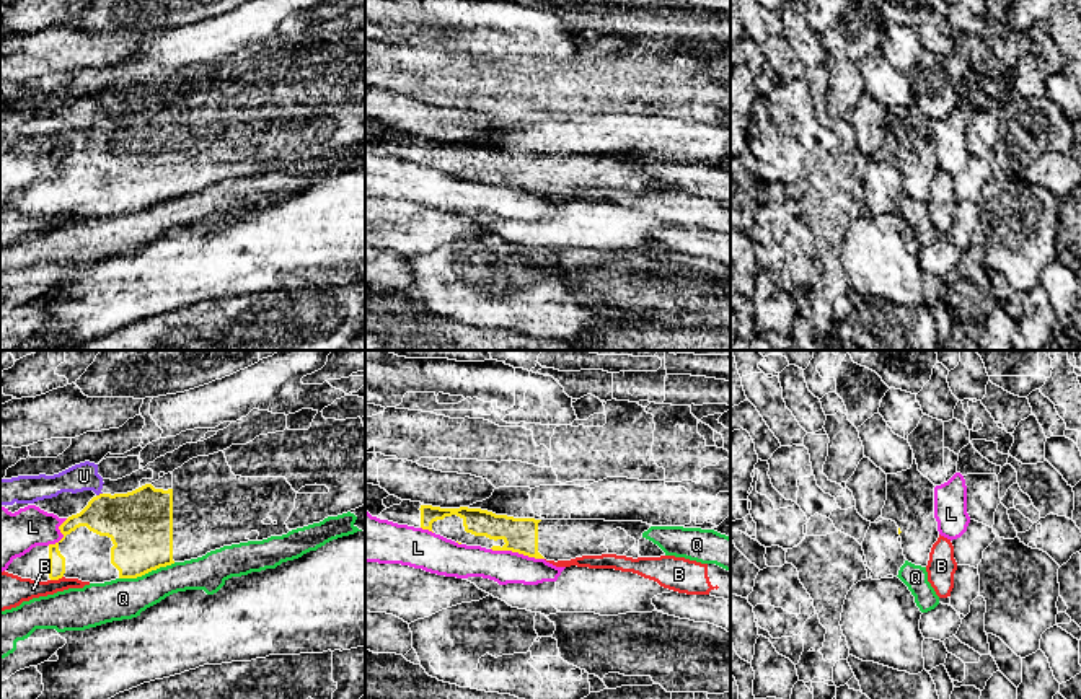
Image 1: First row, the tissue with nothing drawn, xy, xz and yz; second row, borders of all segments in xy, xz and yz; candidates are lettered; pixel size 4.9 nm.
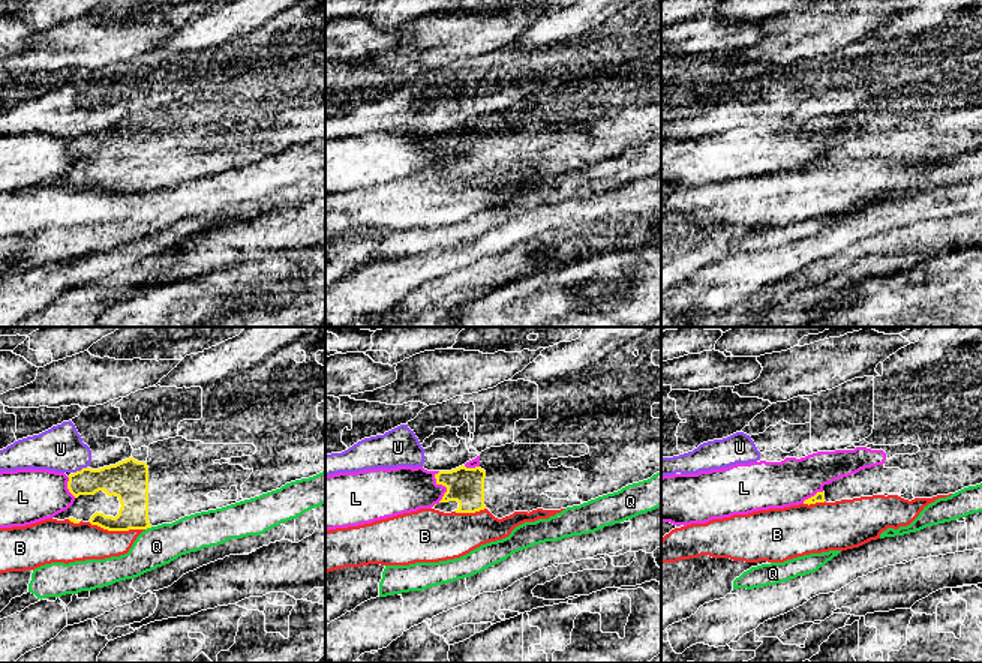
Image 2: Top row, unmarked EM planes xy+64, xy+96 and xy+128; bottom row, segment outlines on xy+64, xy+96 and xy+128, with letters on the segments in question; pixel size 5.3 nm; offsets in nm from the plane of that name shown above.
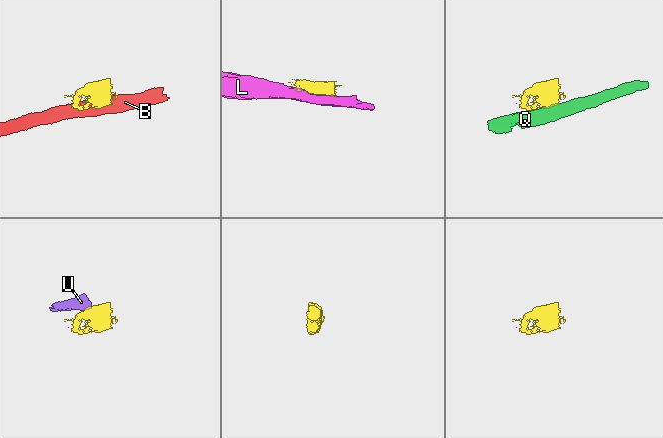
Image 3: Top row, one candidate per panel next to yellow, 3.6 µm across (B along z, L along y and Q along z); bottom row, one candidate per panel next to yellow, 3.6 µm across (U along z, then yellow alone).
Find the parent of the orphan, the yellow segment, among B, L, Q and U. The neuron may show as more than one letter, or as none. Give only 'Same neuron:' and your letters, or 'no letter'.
Same neuron: no letter

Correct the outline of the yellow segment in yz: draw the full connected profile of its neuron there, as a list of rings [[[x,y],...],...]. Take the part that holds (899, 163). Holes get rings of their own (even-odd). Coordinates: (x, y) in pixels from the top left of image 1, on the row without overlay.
[[[913,90],[910,104],[887,109],[887,135],[882,153],[898,161],[903,191],[926,202],[933,179],[939,173],[934,153],[934,119],[918,106]]]

